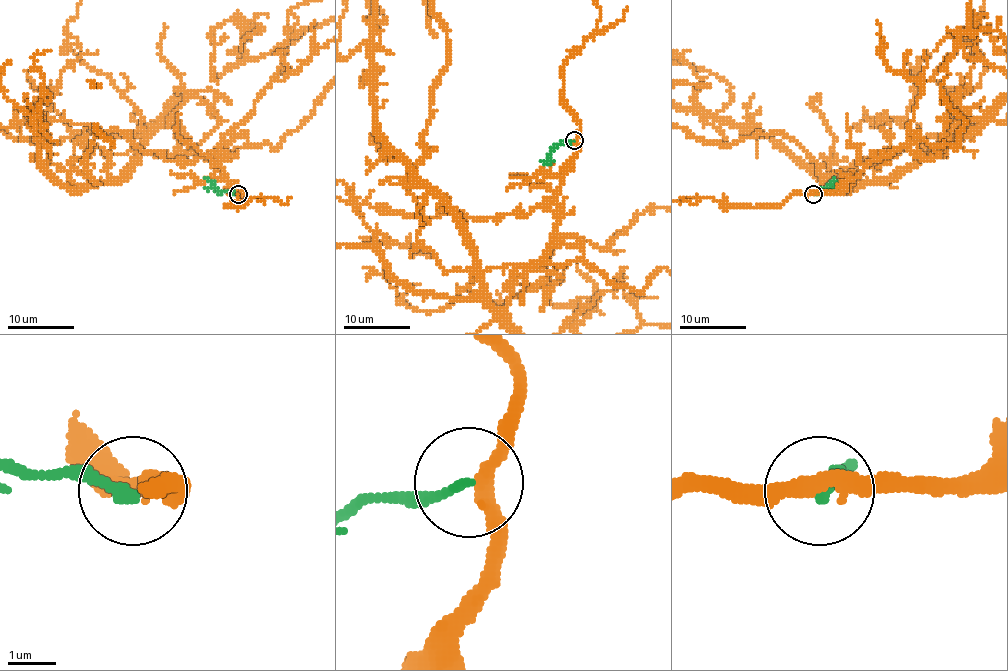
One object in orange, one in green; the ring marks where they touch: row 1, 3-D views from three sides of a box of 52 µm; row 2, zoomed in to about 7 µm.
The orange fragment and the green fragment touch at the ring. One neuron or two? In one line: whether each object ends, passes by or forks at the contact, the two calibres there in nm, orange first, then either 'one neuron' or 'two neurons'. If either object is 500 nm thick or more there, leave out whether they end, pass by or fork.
orange passes by; green ends there; 320 nm thick on the orange side, 200 nm on the other; two neurons

